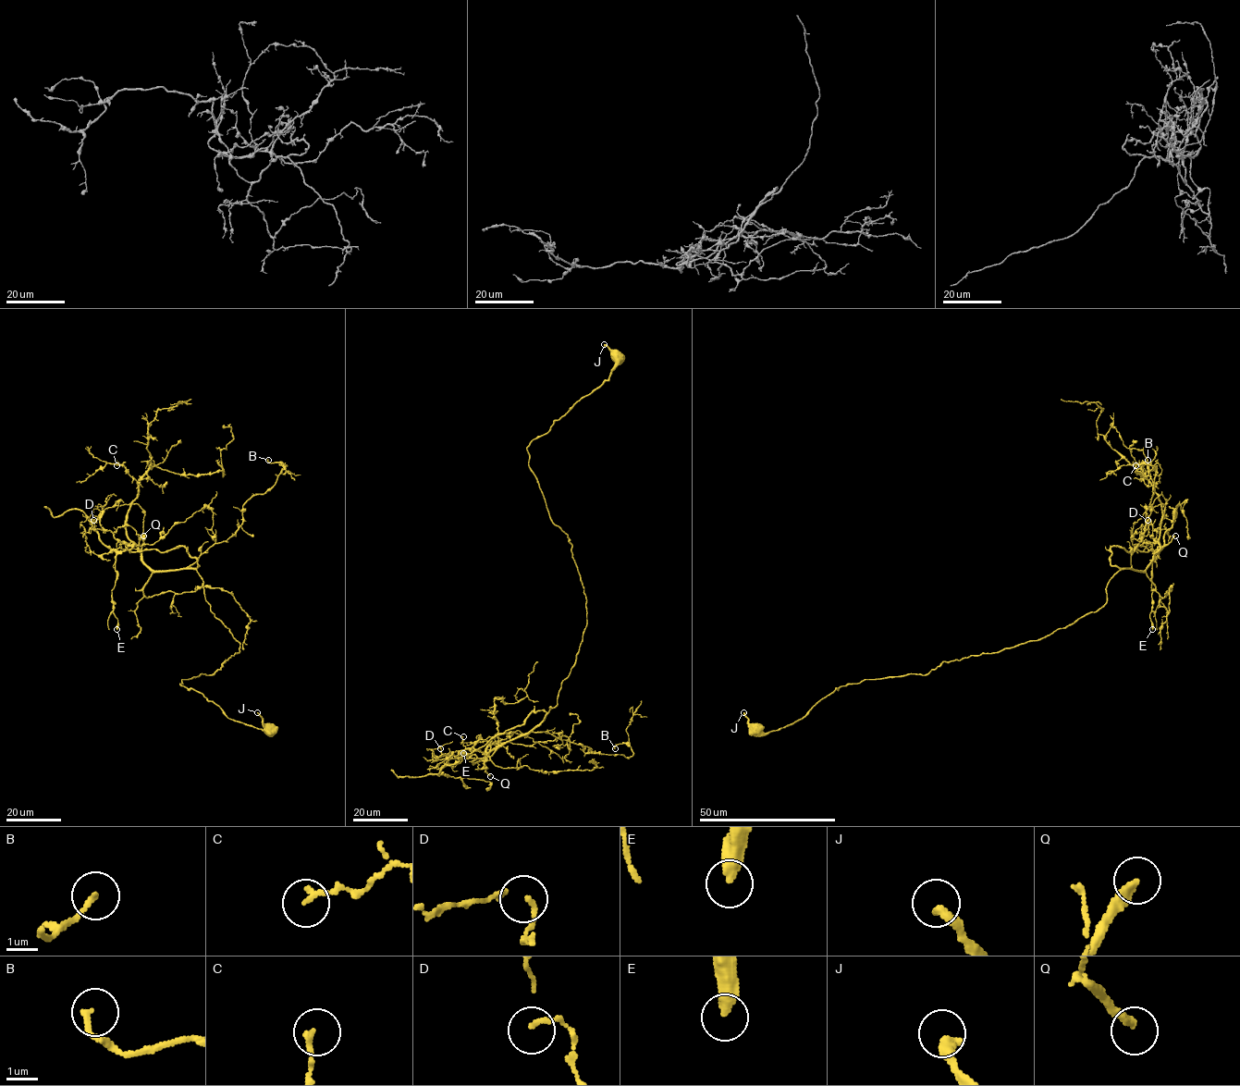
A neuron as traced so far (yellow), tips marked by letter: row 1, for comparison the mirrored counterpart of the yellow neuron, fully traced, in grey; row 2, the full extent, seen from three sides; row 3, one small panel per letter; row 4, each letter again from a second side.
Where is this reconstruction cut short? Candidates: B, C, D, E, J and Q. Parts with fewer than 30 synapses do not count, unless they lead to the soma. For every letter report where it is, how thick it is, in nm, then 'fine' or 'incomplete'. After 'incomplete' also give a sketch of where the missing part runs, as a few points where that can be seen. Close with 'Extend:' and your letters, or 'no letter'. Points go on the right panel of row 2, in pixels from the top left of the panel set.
B: (1147, 460) | 160 nm | fine
C: (1135, 465) | 160 nm | fine
D: (1147, 520) | 120 nm | fine
E: (1152, 629) | 420 nm | fine
J: (743, 712) | 360 nm | fine
Q: (1175, 536) | 260 nm | incomplete | (1175, 536), (1195, 509), (1197, 487), (1166, 419), (1147, 401), (1123, 389)
Extend: Q

